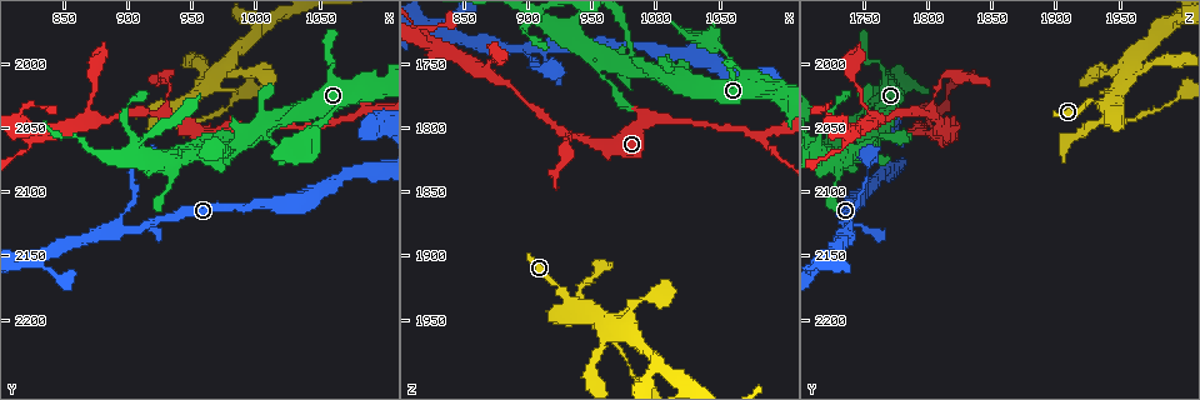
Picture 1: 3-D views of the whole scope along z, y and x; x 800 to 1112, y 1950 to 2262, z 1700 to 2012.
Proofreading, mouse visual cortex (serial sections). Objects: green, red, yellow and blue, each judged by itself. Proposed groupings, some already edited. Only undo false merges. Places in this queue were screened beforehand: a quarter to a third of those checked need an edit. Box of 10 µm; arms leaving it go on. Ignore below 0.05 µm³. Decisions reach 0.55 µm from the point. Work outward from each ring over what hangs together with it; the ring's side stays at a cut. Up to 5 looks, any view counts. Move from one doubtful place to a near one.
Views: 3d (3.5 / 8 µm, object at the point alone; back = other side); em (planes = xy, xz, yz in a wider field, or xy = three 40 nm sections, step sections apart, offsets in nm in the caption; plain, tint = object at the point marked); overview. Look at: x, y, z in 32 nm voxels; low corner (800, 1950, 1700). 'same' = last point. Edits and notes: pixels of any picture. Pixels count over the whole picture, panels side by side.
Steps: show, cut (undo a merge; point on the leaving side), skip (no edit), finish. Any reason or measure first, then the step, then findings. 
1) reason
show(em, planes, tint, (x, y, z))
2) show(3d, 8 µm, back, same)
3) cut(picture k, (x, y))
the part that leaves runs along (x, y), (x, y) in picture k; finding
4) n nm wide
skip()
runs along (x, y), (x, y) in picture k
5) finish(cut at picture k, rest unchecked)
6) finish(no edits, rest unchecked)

three-way junction
show(em, xy, step 2, tint, (896, 2132, 1738))

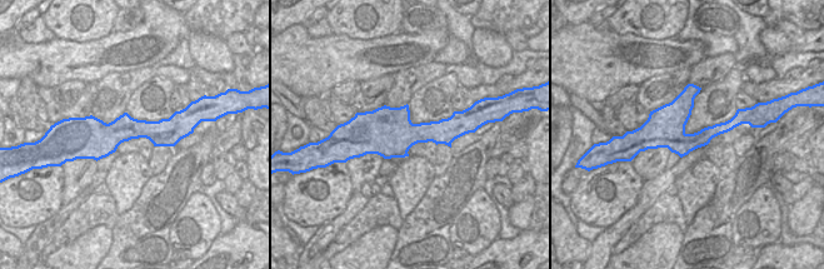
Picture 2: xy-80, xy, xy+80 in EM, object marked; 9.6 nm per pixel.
show(3d, 3.5 µm, same)

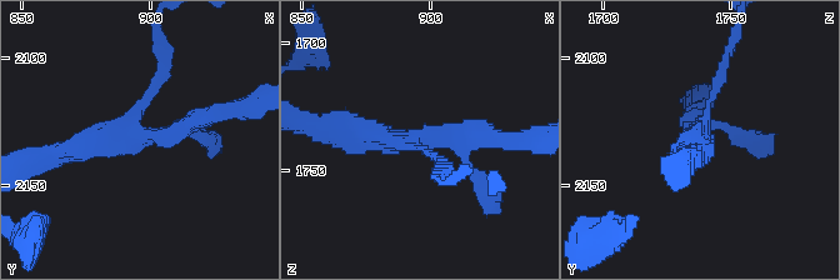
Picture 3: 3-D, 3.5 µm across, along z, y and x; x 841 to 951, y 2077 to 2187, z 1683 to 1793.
3 arms
skip()
runs along (214, 114), (164, 136), (56, 155) in picture 3; continuous, no second cell

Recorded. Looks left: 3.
show(3d, 3.5 µm, (1078, 2040, 1808))

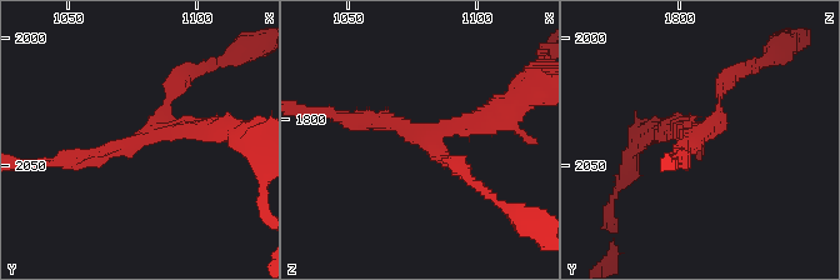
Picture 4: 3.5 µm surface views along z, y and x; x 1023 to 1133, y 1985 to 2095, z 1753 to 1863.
3 arms; arms of 100, 200, 250 nm; shape alone is not enough
show(em, xy, step 5, tint, (1079, 2040, 1807))

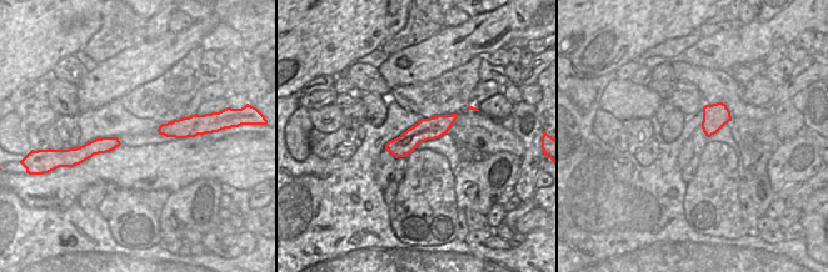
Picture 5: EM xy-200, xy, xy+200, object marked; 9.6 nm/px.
220 nm wide
skip()
runs along (452, 117), (399, 147), (389, 147) in picture 5; one cell here

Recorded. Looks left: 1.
finish(no edits, rest unchecked)

